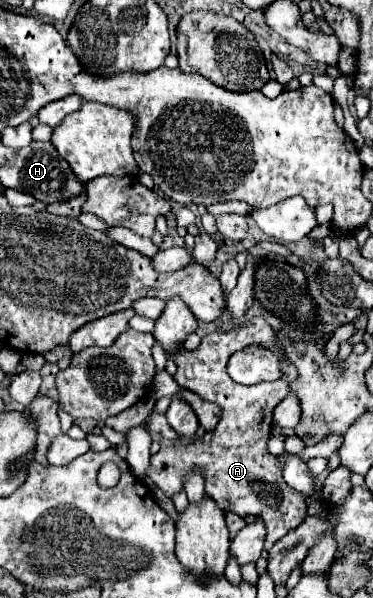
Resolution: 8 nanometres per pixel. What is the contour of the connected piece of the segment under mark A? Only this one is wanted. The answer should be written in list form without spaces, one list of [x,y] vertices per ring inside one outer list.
[[[251,318],[229,332],[215,332],[201,340],[195,350],[181,350],[177,352],[175,364],[177,374],[173,376],[175,382],[205,400],[217,402],[223,410],[223,416],[215,430],[205,432],[205,436],[197,438],[187,446],[161,446],[157,454],[151,456],[149,478],[157,488],[161,488],[167,496],[177,494],[183,490],[185,474],[189,474],[195,466],[201,466],[205,472],[205,488],[207,494],[219,504],[225,512],[235,512],[239,516],[247,514],[261,514],[267,526],[267,542],[265,550],[269,550],[279,538],[283,538],[289,530],[297,528],[307,518],[305,496],[283,480],[281,460],[267,452],[267,440],[271,438],[271,424],[273,424],[273,408],[287,396],[289,382],[297,378],[297,370],[285,360],[283,372],[285,376],[271,382],[271,384],[257,384],[257,386],[241,386],[233,382],[227,374],[227,360],[229,356],[247,344],[261,344],[267,346],[277,356],[283,350],[275,342],[273,328],[263,318]]]

